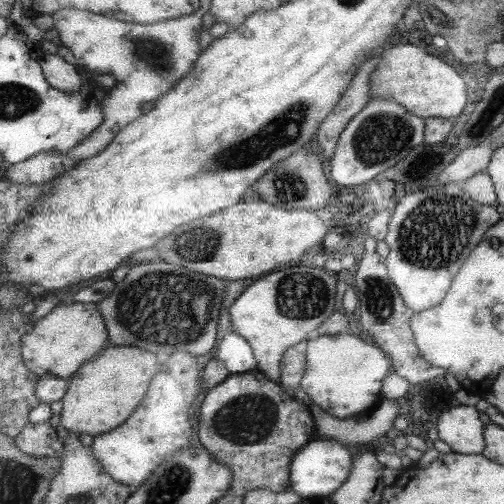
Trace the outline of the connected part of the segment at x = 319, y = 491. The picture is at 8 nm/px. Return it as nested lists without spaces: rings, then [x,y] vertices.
[[[312,439],[297,453],[290,464],[290,488],[301,498],[307,496],[328,497],[346,480],[351,470],[351,452],[343,443],[331,439]]]

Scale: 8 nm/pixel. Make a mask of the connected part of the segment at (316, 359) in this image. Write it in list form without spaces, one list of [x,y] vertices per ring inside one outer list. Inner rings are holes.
[[[346,331],[321,335],[306,342],[305,370],[300,380],[301,390],[309,401],[335,418],[349,418],[367,413],[379,400],[379,386],[389,370],[389,357],[379,347]]]

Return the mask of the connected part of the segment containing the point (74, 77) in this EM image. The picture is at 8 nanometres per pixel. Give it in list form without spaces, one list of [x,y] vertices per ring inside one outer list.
[[[43,53],[42,67],[47,82],[57,90],[79,92],[84,85],[84,78],[79,66],[69,63],[58,54]]]

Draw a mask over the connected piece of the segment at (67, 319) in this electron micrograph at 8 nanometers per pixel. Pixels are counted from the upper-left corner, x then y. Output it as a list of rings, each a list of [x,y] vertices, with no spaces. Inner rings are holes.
[[[68,301],[66,304],[57,304],[45,317],[36,322],[37,324],[33,324],[32,331],[22,338],[22,355],[27,368],[40,377],[53,375],[70,380],[86,362],[97,358],[110,345],[106,320],[96,302]]]

